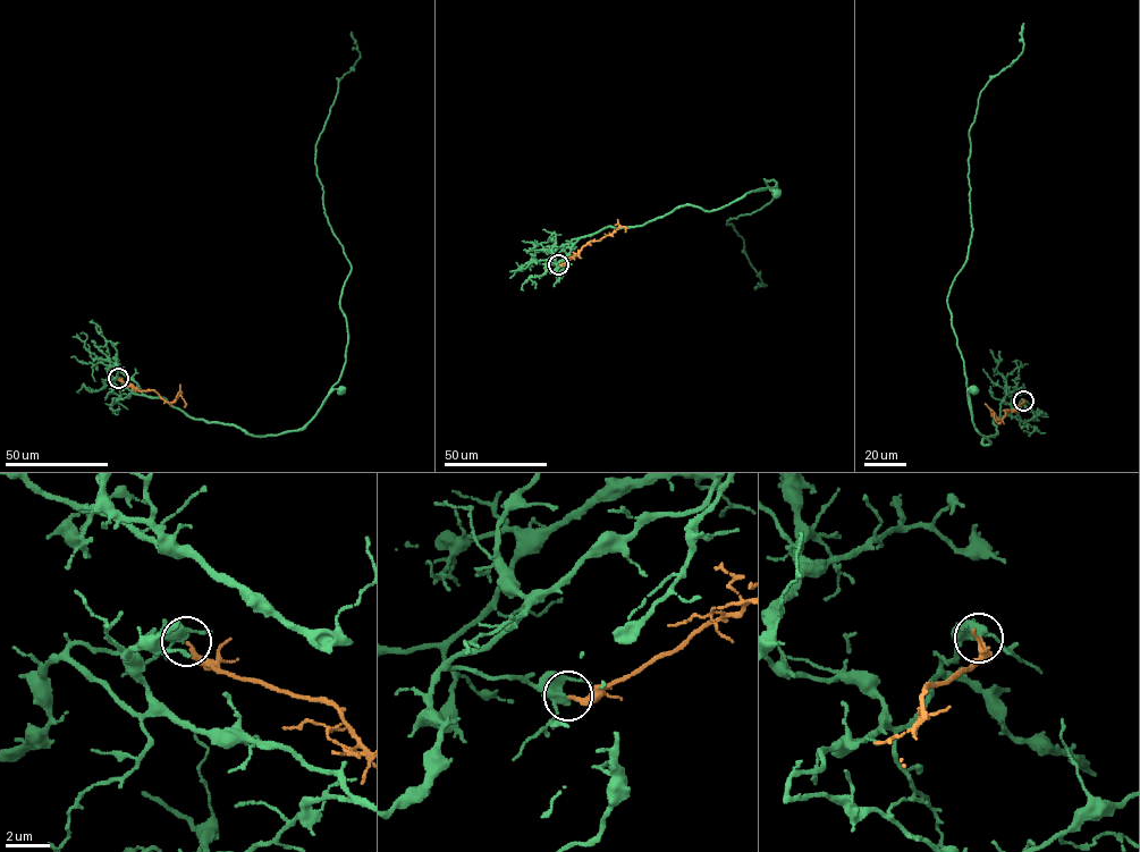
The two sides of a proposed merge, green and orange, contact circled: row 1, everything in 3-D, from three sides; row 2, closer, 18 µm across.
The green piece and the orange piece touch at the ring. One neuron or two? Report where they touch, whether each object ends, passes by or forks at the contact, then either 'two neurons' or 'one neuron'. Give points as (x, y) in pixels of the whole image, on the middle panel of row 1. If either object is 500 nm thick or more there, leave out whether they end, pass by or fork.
at (558, 264); green passes by; orange ends there; two neurons

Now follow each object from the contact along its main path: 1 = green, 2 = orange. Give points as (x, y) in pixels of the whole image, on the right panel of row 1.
1: (1023, 399), (993, 419), (997, 433), (984, 438), (985, 445), (990, 441), (972, 421), (968, 391), (973, 388)
2: (1023, 401), (1016, 410), (1004, 410), (1002, 420), (994, 413), (1001, 422)

